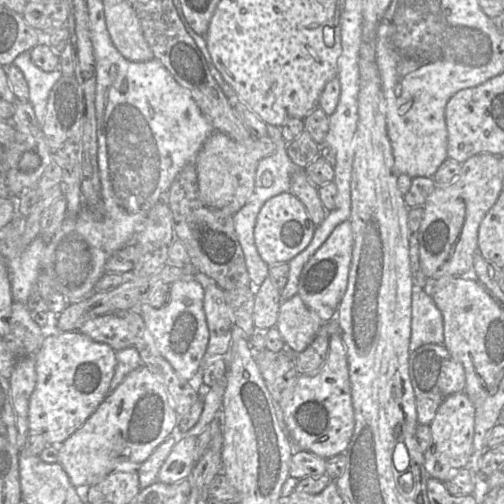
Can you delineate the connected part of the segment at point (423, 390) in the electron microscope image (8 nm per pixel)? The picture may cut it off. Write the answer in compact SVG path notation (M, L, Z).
M425 344L410 352L409 374L415 393L417 421L420 425L430 426L446 398L464 391L466 385L463 365L452 357L443 344Z

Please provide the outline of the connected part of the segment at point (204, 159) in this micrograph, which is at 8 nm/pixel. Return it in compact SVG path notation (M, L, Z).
M214 131L197 154L195 165L202 201L209 207L234 214L250 198L255 187L255 173L261 159L271 155L275 144L269 136L235 141L220 131Z

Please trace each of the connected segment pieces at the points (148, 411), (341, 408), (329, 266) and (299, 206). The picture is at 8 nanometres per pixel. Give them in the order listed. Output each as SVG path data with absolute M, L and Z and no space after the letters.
M141 365L130 372L88 420L59 447L58 463L73 486L91 486L113 472L138 470L166 440L180 417L170 406L163 379Z
M339 331L329 337L328 356L322 367L313 373L298 375L283 391L278 403L283 413L283 426L295 449L310 451L324 459L346 451L354 432L355 416L347 350Z
M347 220L332 231L328 239L306 263L300 274L297 295L324 323L335 319L338 306L347 289L353 246L352 226L350 220Z
M291 191L284 192L262 206L254 227L255 245L260 257L269 266L289 263L310 244L316 228L301 201Z

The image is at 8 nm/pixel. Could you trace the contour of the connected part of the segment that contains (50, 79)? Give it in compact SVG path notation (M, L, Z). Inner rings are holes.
M30 51L17 56L13 64L24 74L29 89L28 101L33 105L37 122L41 127L45 121L49 94L56 82L63 76L60 64L58 69L45 72L32 62Z

